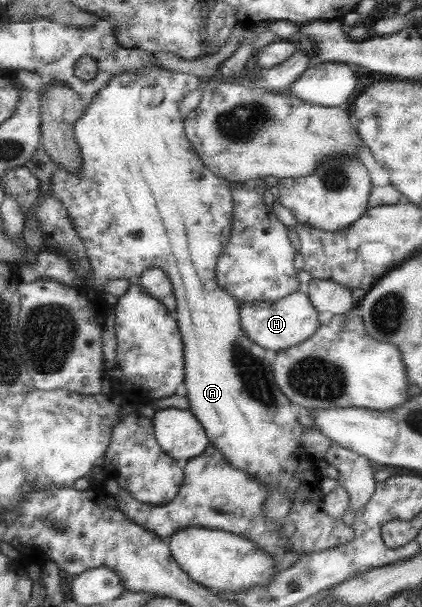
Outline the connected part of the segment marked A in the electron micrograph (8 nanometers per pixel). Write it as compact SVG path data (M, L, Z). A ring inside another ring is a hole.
M162 67L156 68L142 68L138 72L128 73L124 72L122 74L116 74L116 77L109 79L108 84L104 88L100 89L92 102L85 106L84 114L76 120L74 124L74 137L78 148L80 149L80 155L82 155L82 166L80 166L80 172L78 174L72 174L68 170L58 166L56 171L52 173L51 183L54 191L54 197L66 207L66 211L70 213L70 219L72 219L72 225L78 237L82 239L84 247L86 247L86 255L88 255L88 260L90 261L90 266L92 267L92 272L94 272L94 280L92 284L94 287L102 290L104 289L104 282L106 280L128 280L129 282L136 282L140 274L150 268L160 268L168 274L170 277L170 282L172 282L172 287L174 288L174 296L176 296L176 318L177 326L182 338L183 344L183 359L184 359L184 385L186 386L187 394L186 396L190 400L190 412L193 414L206 432L207 438L210 444L216 446L220 453L228 464L236 466L240 470L244 470L247 475L251 475L253 479L257 479L265 487L267 487L268 493L272 492L286 492L288 496L292 496L292 505L290 505L290 511L284 520L281 521L282 529L280 529L280 534L284 534L286 538L286 548L290 551L298 551L300 555L319 552L320 550L333 548L338 545L344 545L344 543L350 543L354 541L354 528L350 525L346 525L341 519L332 519L324 513L324 497L325 495L320 491L319 486L321 480L323 479L322 473L317 469L316 459L308 455L306 449L302 449L299 441L302 438L302 432L304 432L304 427L302 423L298 422L298 417L300 416L300 411L302 407L298 406L296 403L289 401L289 399L278 389L273 381L273 372L271 366L274 361L274 354L268 353L266 349L261 349L251 340L248 340L246 333L242 331L242 323L240 323L240 301L234 299L230 293L226 293L225 289L222 289L218 283L216 283L216 262L220 259L220 254L224 252L224 246L228 244L230 239L230 230L232 230L232 212L234 209L234 203L232 203L232 191L231 183L218 177L215 173L212 173L204 162L200 159L200 156L196 153L196 150L191 147L188 142L184 131L183 117L180 115L180 103L194 89L198 89L200 85L200 77L188 74L188 73L173 73L171 70L165 70ZM142 91L156 91L158 95L162 95L162 101L158 105L150 105L150 103L144 103L142 101Z

